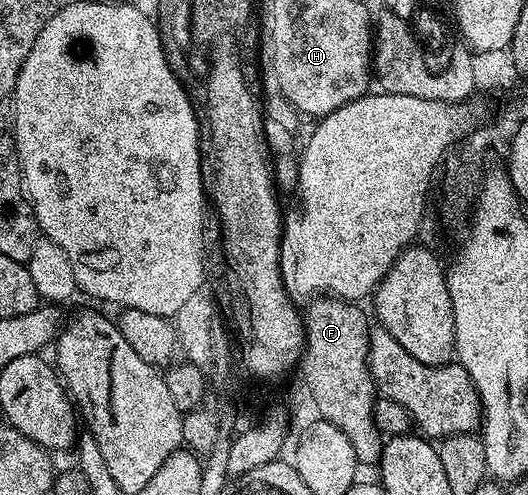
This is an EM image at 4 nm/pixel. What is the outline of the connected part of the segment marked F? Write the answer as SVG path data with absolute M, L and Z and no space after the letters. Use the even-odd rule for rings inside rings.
M326 294L312 299L302 313L303 355L301 380L313 394L320 407L320 417L328 420L353 446L353 454L360 465L378 465L385 437L377 430L373 410L377 399L374 380L368 368L372 329L367 326L367 316L358 303L339 300Z

